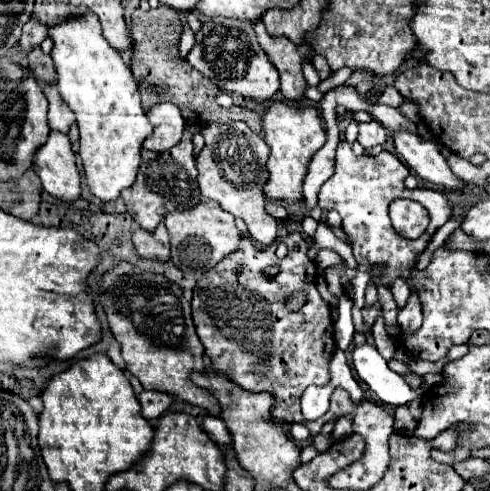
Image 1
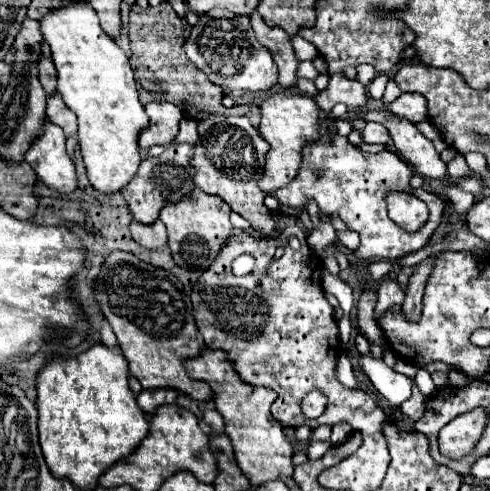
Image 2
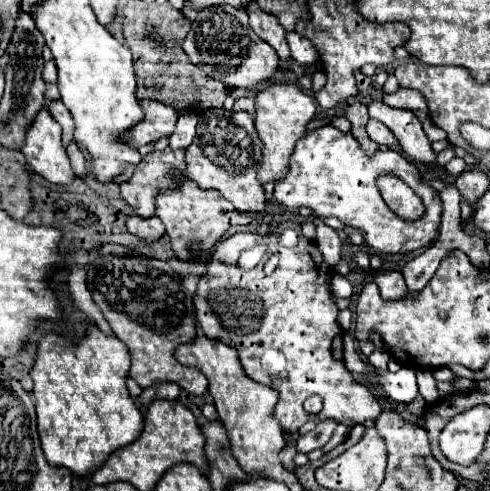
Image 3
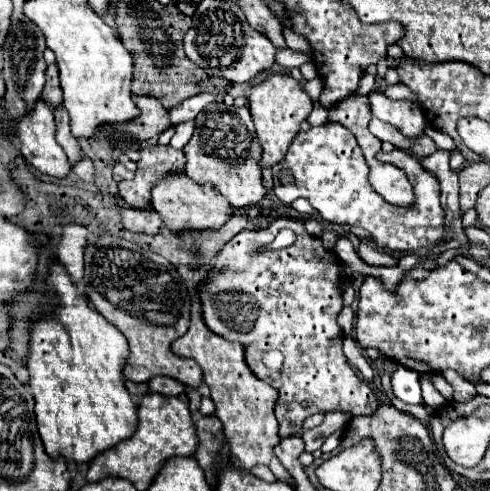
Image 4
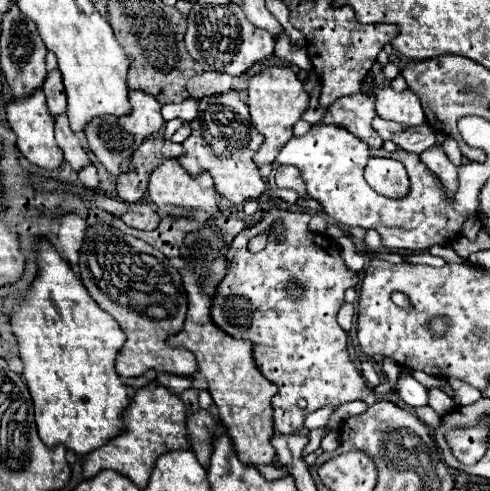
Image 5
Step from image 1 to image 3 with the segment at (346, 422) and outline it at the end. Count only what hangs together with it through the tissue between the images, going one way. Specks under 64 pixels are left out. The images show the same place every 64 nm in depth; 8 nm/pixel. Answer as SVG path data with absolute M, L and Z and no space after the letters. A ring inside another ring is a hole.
M338 424L338 426L336 426L336 430L334 430L334 434L332 434L332 438L330 438L330 440L328 440L328 444L324 446L324 452L330 452L330 450L332 450L332 448L336 448L340 442L344 442L344 440L348 438L348 432L350 432L350 430L348 430L346 426Z

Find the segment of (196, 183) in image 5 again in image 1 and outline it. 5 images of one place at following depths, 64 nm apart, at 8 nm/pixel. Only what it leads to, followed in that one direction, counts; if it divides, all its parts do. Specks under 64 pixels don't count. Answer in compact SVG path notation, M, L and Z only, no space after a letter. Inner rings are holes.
M202 200L196 208L190 208L188 212L172 212L172 216L166 216L164 224L170 232L172 262L178 270L188 274L202 274L214 268L224 256L232 254L240 242L240 234L234 226L234 216L224 212L220 204L212 200Z

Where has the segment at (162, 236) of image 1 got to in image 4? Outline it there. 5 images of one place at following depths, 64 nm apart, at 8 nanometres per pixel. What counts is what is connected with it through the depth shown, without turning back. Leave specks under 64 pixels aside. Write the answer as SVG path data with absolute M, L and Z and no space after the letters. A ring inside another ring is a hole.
M122 208L122 224L130 232L140 232L140 234L160 234L162 230L162 220L156 216L156 212L136 212L136 208Z

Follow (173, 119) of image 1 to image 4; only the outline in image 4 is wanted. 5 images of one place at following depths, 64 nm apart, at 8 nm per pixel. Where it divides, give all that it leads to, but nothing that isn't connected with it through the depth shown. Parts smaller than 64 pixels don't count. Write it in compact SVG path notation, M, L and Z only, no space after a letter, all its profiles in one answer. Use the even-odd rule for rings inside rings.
M134 96L136 100L136 106L140 108L140 116L136 120L130 120L128 124L114 124L114 126L108 126L108 128L100 128L96 140L92 140L92 150L94 154L110 168L114 168L114 164L118 162L120 156L128 154L130 150L138 150L142 142L162 134L164 130L172 128L172 122L170 122L170 116L168 116L168 110L160 104L160 100L156 98L148 98L148 96Z

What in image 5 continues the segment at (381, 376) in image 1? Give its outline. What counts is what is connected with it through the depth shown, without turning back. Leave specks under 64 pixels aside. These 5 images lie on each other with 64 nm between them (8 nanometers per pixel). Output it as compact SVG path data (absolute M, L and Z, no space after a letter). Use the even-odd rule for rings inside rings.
M406 370L400 372L398 382L396 382L396 390L398 390L398 396L404 400L404 404L408 404L412 408L428 404L428 390L420 382L416 382L410 376L410 372L406 372Z

